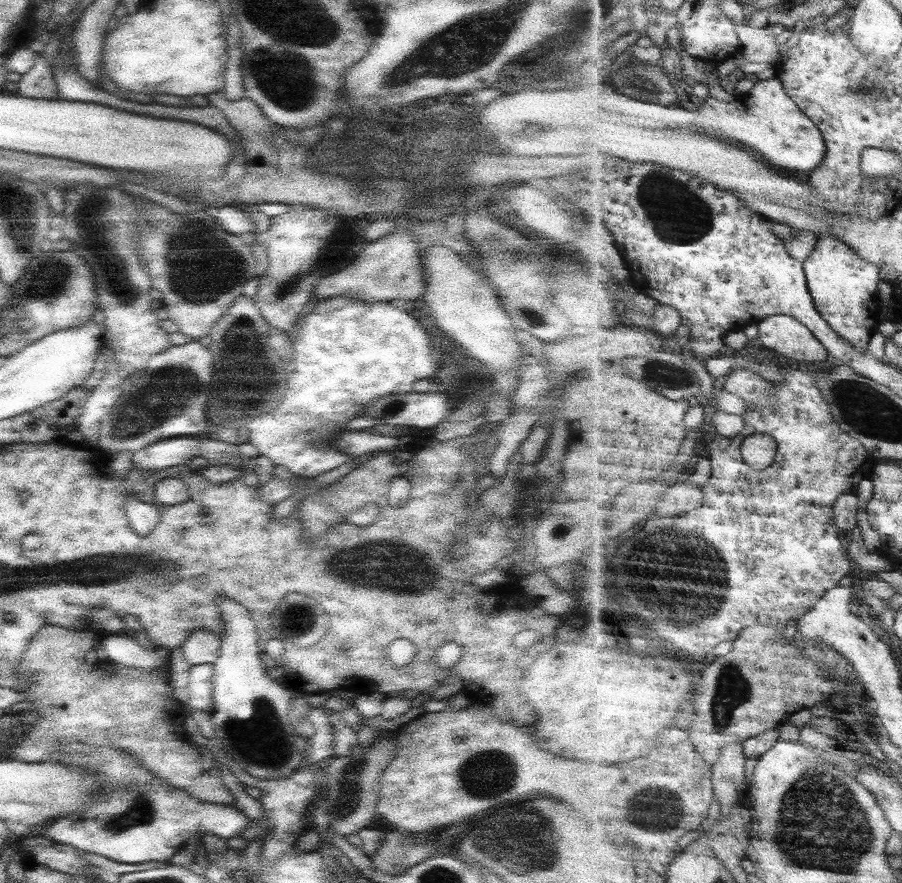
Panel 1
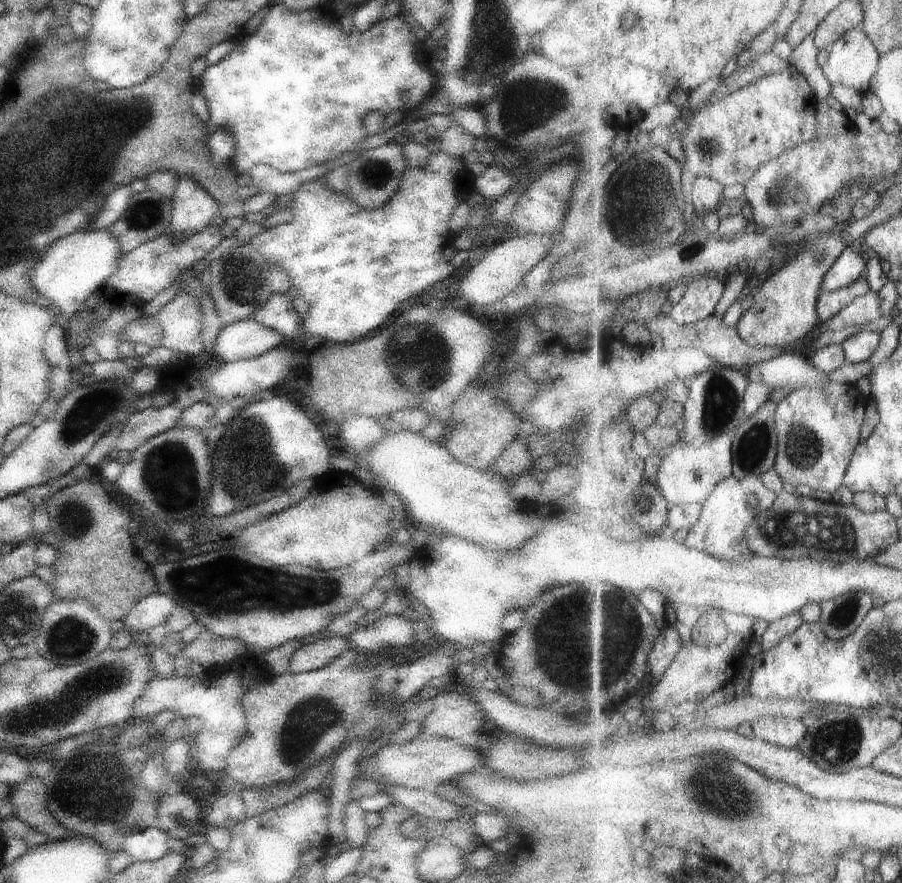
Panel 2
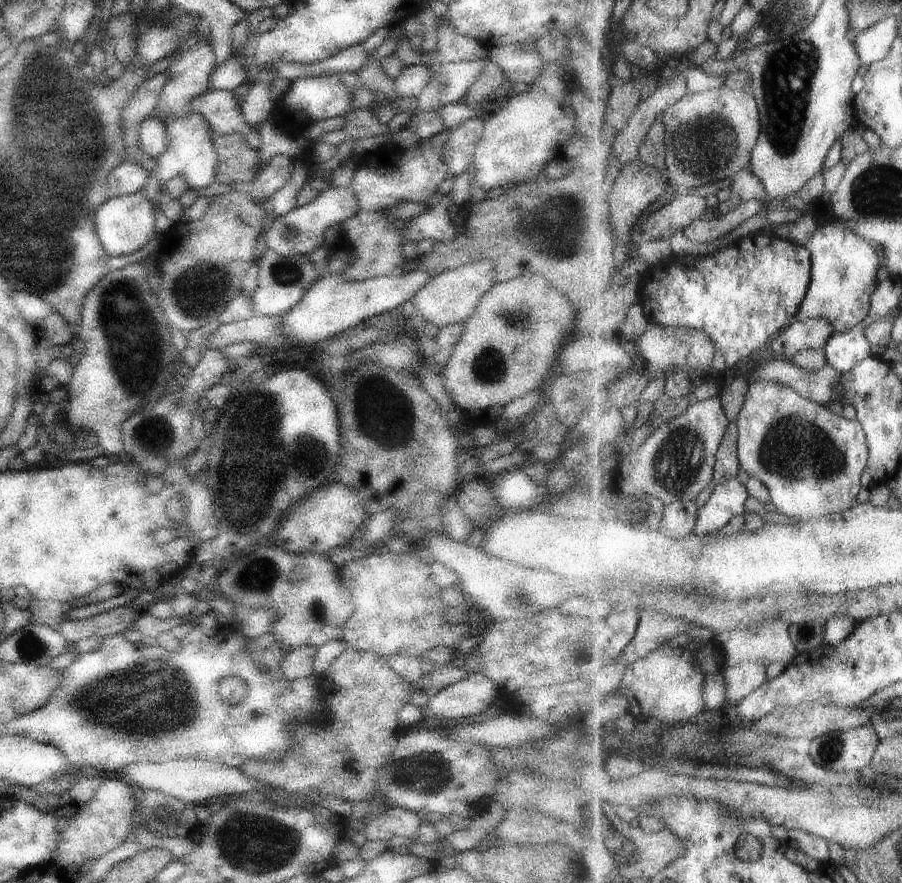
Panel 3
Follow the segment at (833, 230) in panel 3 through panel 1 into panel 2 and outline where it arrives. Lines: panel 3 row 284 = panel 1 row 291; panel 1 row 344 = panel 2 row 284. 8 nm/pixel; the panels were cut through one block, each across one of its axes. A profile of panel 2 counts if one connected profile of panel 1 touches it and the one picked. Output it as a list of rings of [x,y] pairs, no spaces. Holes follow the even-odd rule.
[[[862,277],[859,280],[855,280],[853,284],[849,284],[849,286],[822,294],[820,300],[817,300],[817,316],[820,317],[822,326],[830,319],[833,319],[833,316],[836,316],[837,312],[841,312],[843,308],[852,304],[853,300],[869,292],[869,282],[867,282],[865,277]]]

